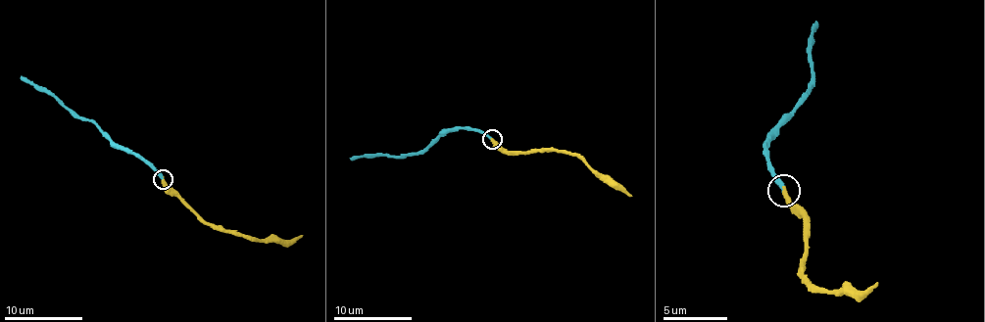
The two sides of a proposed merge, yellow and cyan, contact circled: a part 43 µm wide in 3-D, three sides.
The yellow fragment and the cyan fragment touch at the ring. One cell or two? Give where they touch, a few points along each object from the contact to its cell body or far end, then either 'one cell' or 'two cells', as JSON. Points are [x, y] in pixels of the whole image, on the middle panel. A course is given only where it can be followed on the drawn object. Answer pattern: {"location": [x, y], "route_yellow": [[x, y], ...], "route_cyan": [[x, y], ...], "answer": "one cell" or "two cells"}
{"location": [492, 139], "route_yellow": [[491, 139], [507, 151], [556, 151], [577, 155], [632, 196]], "route_cyan": [[491, 139], [471, 129], [444, 129], [418, 153], [350, 159]], "answer": "one cell"}

